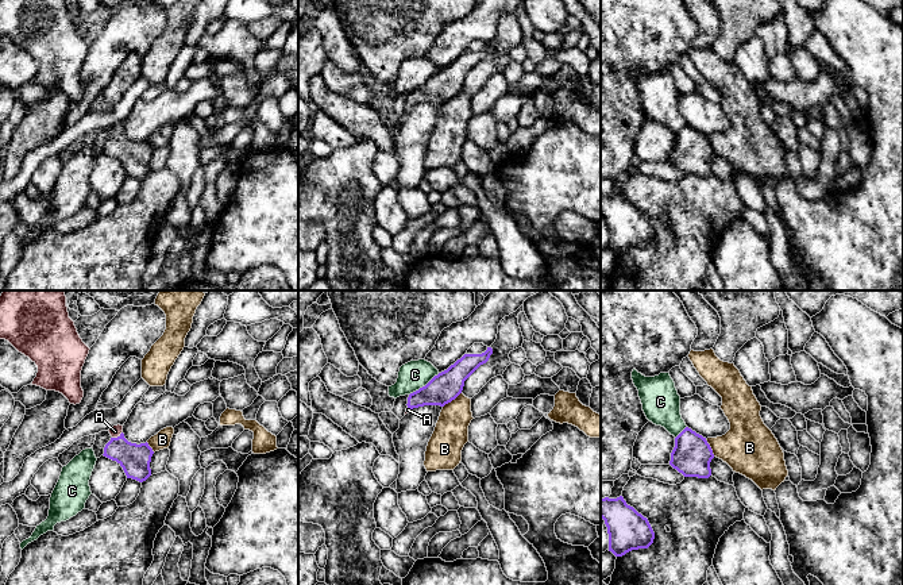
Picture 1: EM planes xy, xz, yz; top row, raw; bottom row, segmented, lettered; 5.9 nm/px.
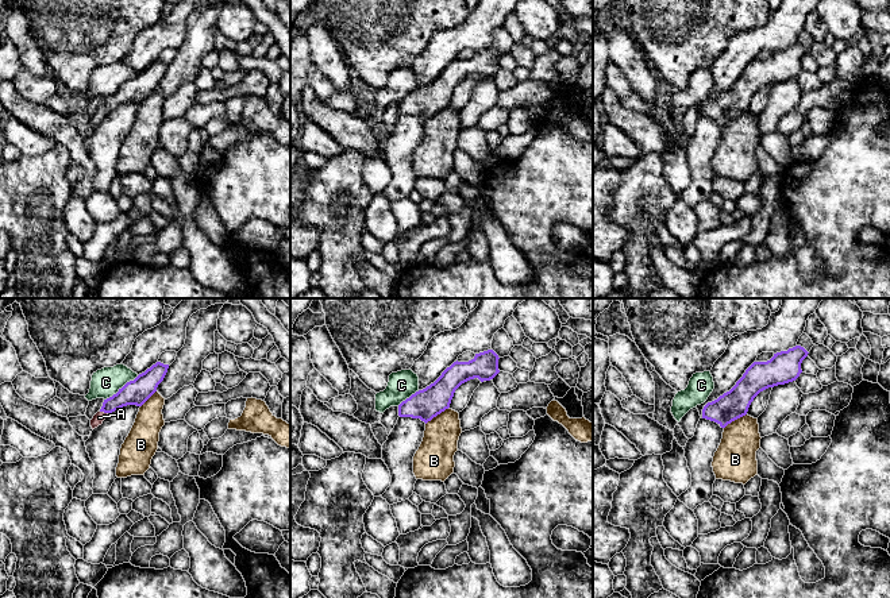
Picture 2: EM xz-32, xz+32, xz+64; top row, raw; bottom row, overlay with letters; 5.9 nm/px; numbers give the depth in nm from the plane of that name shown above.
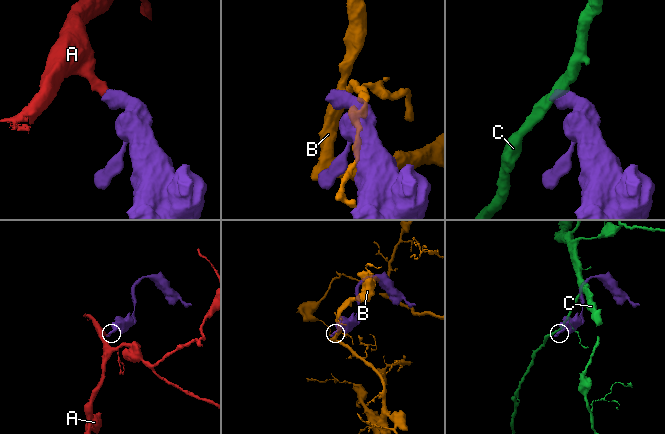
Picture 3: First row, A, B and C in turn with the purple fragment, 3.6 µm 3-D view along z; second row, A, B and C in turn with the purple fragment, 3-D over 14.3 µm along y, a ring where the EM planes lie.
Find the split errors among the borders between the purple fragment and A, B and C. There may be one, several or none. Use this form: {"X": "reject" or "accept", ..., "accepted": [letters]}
{"A": "accept", "B": "reject", "C": "reject", "accepted": ["A"]}

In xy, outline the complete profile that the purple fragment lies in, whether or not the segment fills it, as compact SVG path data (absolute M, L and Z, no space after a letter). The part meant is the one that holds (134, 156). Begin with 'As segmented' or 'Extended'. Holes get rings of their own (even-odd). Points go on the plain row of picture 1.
Extended. M117 122L108 127L111 138L104 145L104 154L116 158L124 168L127 176L139 180L151 173L150 159L154 151L148 141L131 141L124 135L123 123Z

